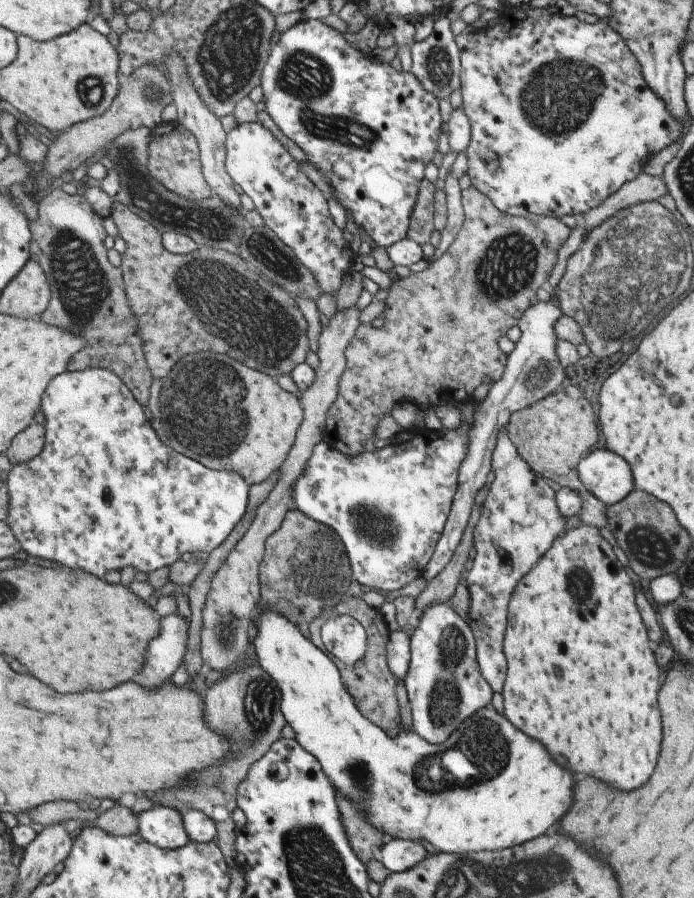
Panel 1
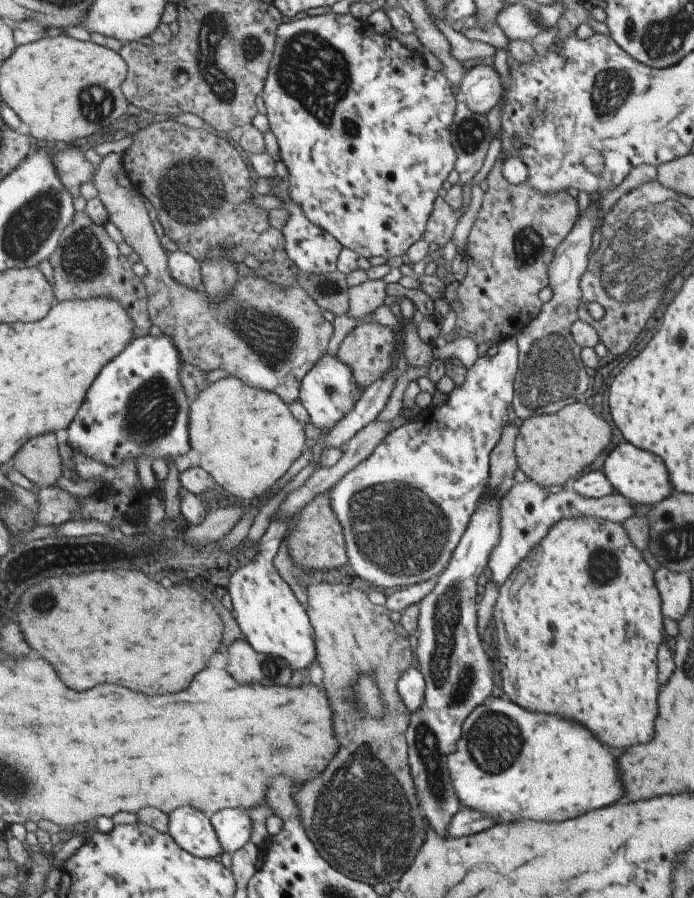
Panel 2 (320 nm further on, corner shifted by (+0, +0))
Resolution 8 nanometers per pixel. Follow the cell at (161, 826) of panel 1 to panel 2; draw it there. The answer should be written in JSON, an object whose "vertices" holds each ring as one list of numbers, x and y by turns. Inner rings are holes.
{"vertices":[[181,807,170,816,169,834,186,851,202,859,219,858,226,852,221,844,212,818,195,807]]}

